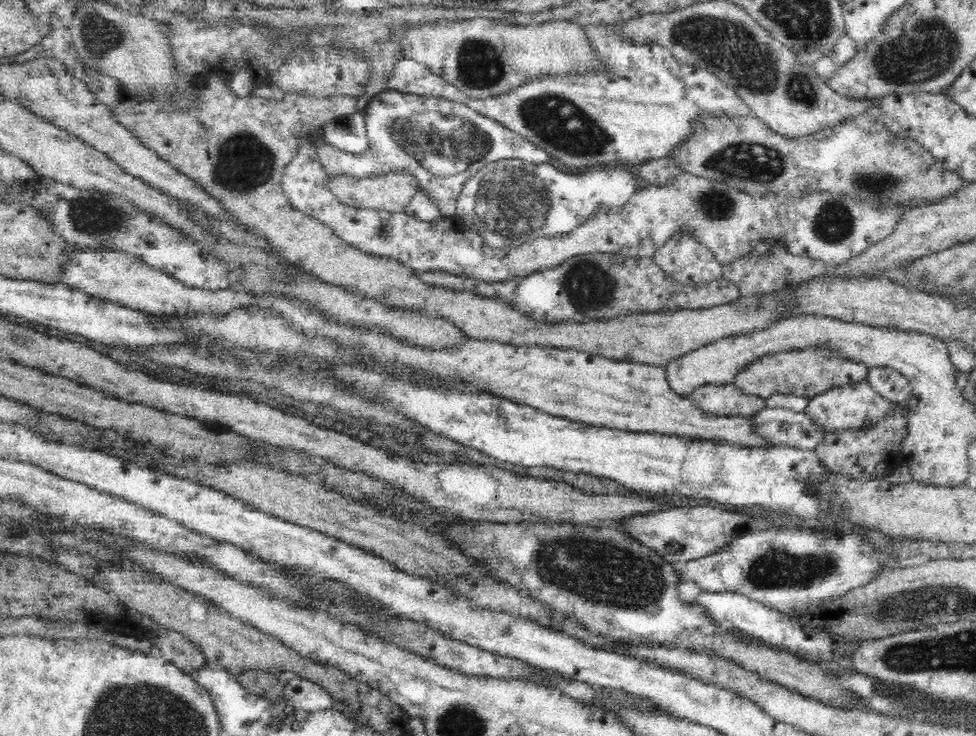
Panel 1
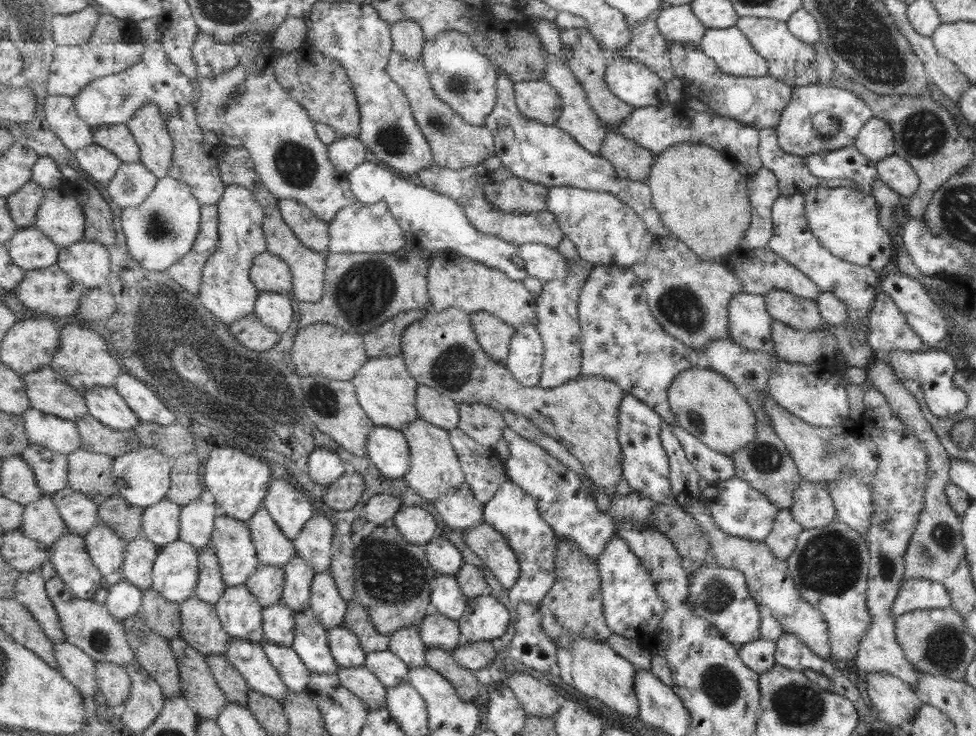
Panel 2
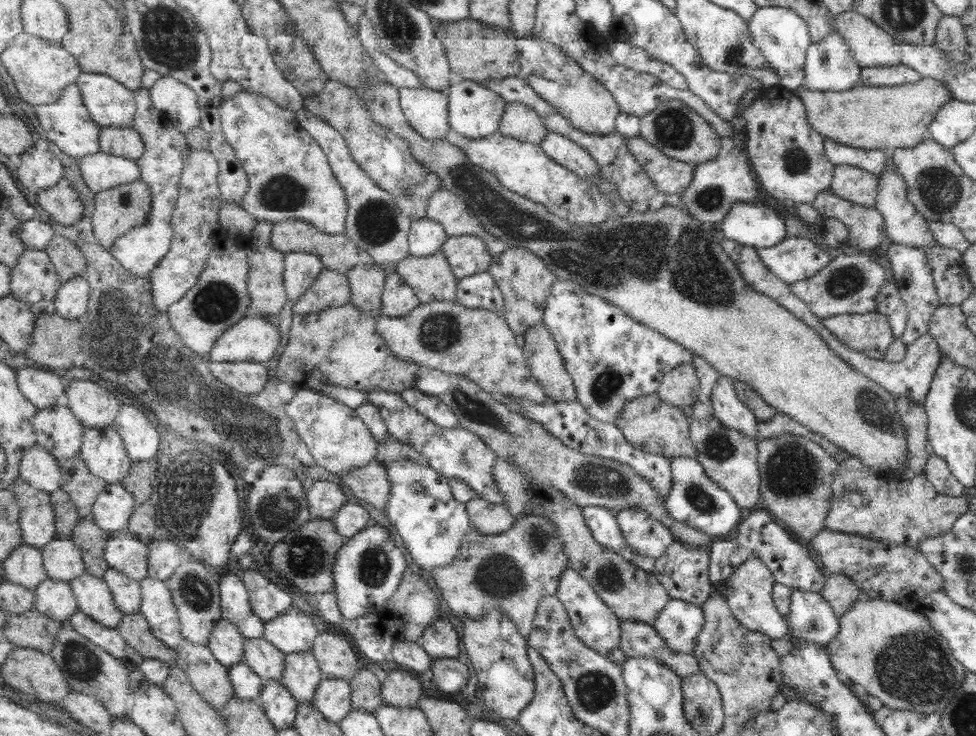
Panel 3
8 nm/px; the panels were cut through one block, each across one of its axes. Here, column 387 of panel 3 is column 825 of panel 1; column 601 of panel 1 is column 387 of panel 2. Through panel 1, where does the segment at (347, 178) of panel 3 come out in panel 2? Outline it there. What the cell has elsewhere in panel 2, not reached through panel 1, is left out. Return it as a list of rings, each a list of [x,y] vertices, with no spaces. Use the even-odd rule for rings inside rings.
[[[355,202],[354,205],[346,206],[339,210],[338,216],[330,226],[330,252],[335,253],[397,253],[402,252],[408,240],[402,226],[391,214],[388,204],[379,202],[367,206],[363,202]]]

